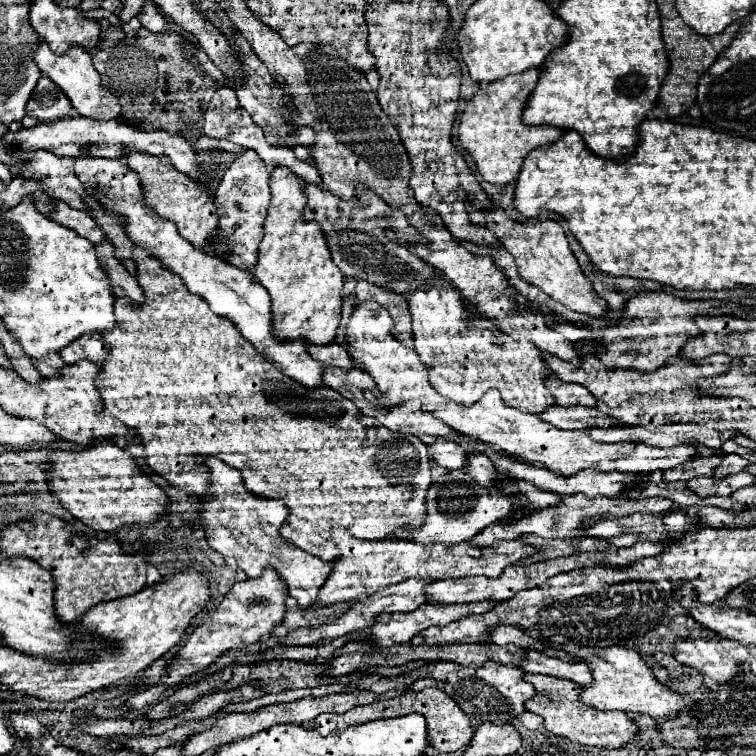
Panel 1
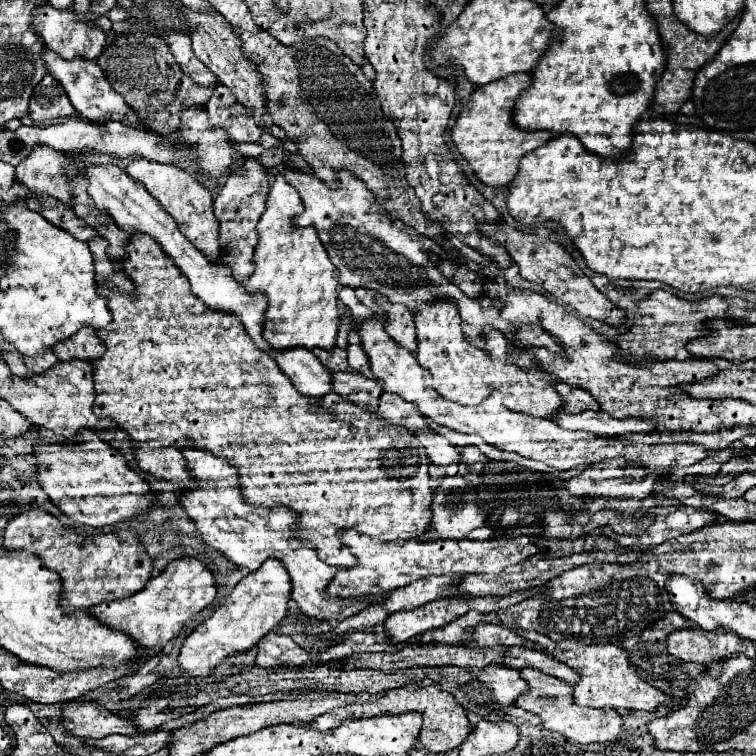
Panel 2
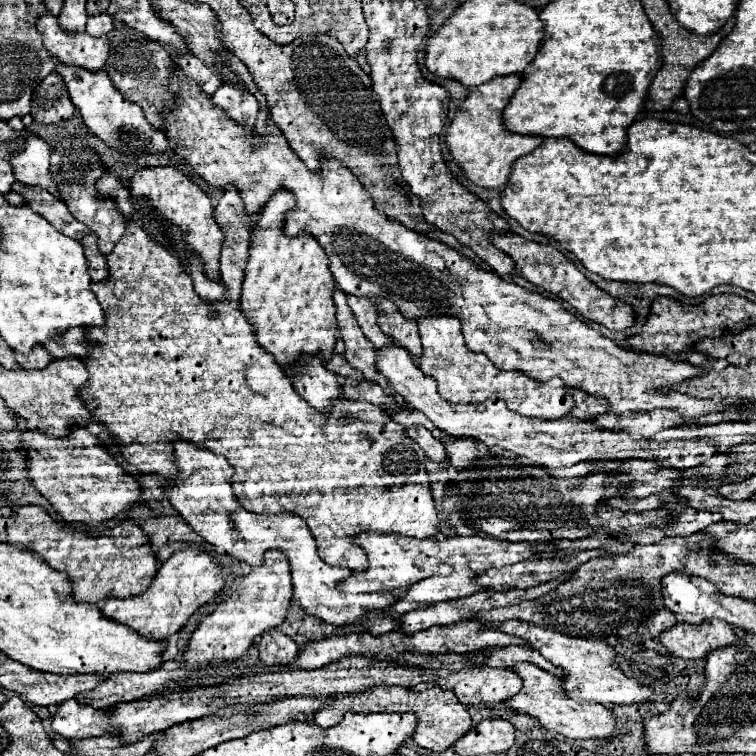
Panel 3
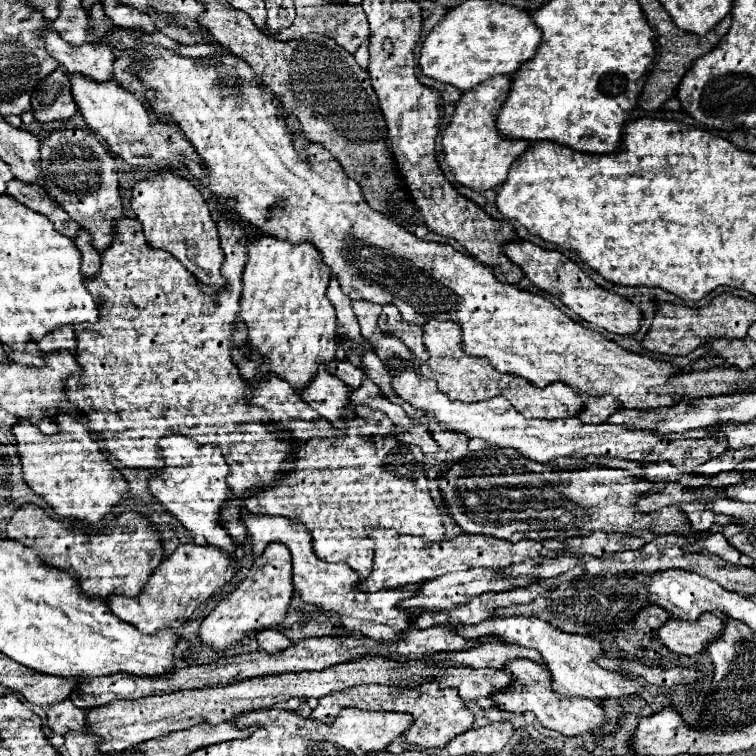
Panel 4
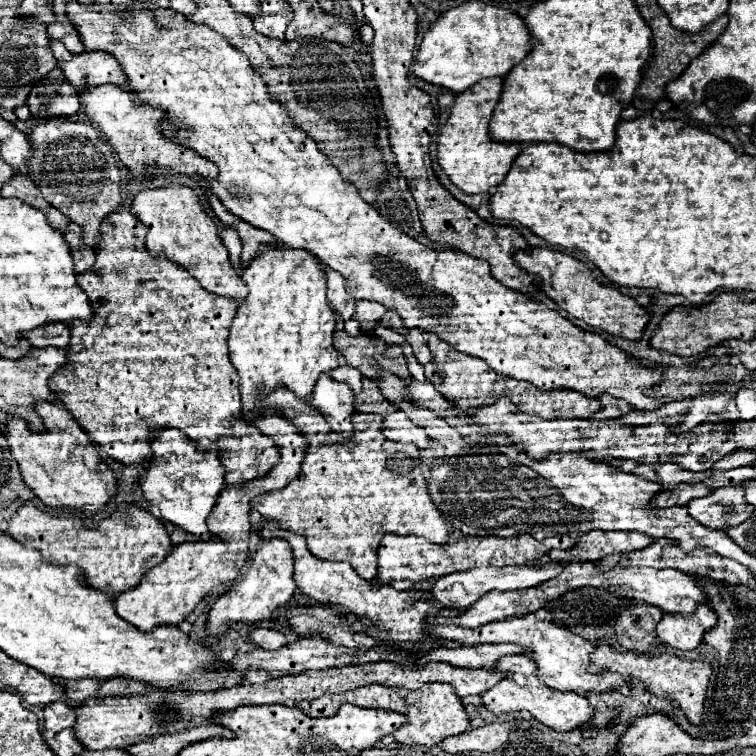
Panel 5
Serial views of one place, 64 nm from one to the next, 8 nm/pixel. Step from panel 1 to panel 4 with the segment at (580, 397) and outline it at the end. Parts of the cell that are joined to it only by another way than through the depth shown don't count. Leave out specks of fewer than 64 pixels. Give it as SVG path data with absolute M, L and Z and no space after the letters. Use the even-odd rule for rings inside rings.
M604 394L604 396L584 396L584 410L582 414L578 414L578 418L586 424L602 424L608 420L608 416L612 416L614 412L622 410L622 404L618 398Z

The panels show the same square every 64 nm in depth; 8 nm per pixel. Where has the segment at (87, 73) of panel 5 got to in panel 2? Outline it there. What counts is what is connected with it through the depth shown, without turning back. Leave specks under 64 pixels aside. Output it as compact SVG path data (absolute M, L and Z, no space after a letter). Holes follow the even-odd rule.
M48 4L34 10L34 30L38 36L42 36L44 46L48 50L56 52L64 60L84 58L84 60L96 62L104 50L104 44L106 44L106 34L100 28L88 26L86 22L78 22L74 18L72 10L56 10L56 8L50 8Z

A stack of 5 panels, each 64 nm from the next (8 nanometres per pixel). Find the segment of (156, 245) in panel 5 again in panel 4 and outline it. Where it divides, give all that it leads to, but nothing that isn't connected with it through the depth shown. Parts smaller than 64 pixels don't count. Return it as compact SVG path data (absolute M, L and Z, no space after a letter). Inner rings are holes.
M164 172L138 182L132 190L130 210L142 222L150 248L170 252L200 280L200 284L214 290L228 288L228 282L222 276L224 252L220 248L218 228L210 216L206 200L188 180Z

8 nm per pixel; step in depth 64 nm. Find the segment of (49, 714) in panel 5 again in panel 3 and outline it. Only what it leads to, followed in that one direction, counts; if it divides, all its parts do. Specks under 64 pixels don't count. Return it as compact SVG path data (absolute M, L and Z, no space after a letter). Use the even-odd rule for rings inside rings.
M74 698L60 704L52 714L52 730L68 740L112 736L112 730L106 728L106 724L108 724L108 716L104 710L82 706Z

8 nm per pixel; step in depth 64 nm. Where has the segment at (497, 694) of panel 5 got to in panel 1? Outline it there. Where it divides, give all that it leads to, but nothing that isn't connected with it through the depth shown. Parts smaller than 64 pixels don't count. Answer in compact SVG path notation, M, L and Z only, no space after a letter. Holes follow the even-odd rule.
M528 672L524 674L524 680L528 680L536 690L532 700L526 700L526 710L540 714L544 718L544 726L548 728L548 732L552 732L556 736L564 736L564 738L580 742L580 744L586 744L586 746L606 746L606 748L620 748L636 736L636 732L634 732L636 726L630 726L624 712L600 712L596 708L582 704L578 700L578 696L580 696L578 684L574 684L570 680L554 678L554 676L528 674Z

